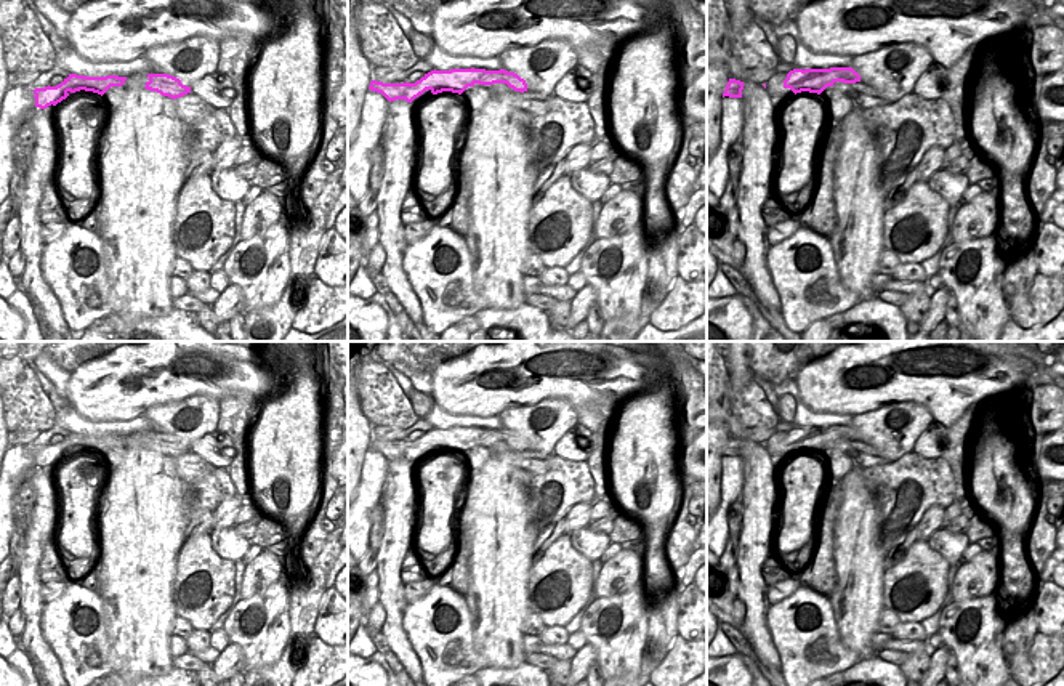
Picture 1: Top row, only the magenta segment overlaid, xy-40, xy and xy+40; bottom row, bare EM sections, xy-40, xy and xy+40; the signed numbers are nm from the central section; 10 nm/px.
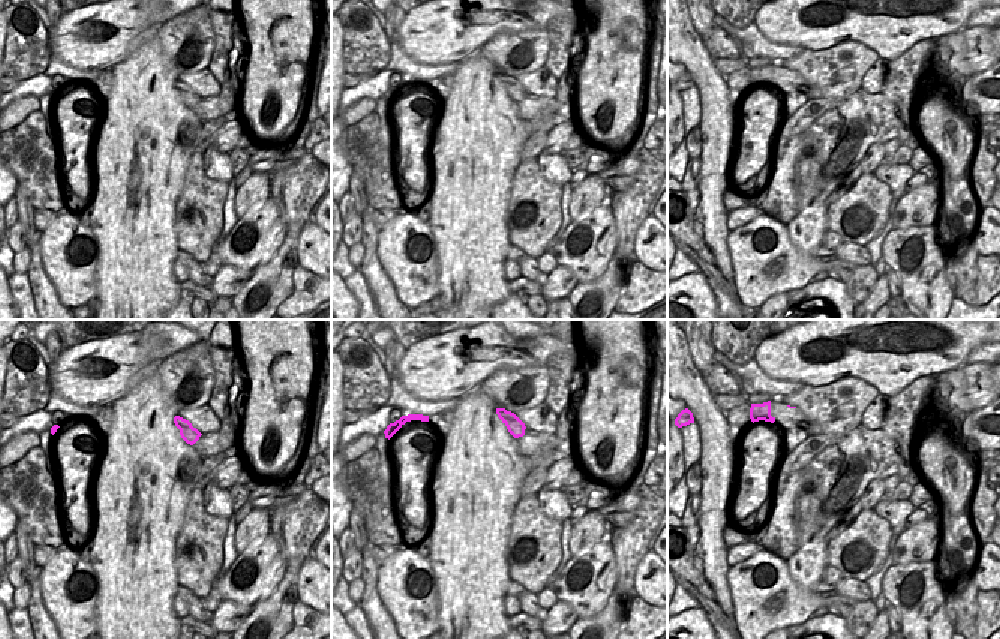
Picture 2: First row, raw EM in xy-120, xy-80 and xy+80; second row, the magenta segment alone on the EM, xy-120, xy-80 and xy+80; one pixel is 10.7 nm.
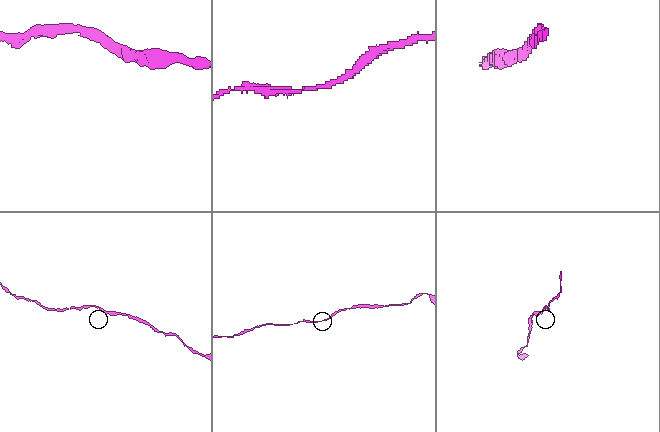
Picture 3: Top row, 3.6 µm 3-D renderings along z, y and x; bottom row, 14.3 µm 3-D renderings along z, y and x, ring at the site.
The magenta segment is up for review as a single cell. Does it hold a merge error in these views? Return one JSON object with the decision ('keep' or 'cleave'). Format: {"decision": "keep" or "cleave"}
{"decision": "keep"}

